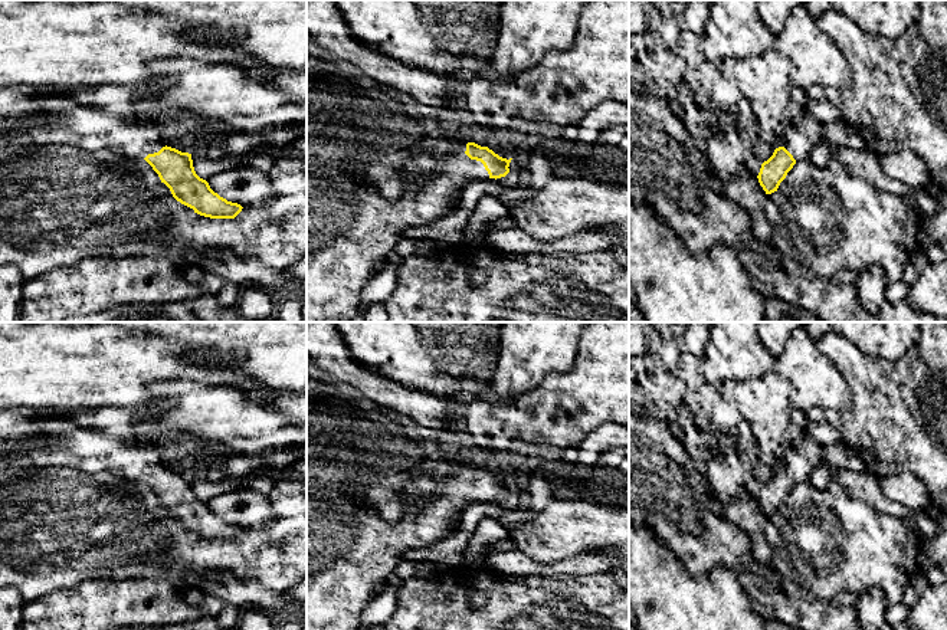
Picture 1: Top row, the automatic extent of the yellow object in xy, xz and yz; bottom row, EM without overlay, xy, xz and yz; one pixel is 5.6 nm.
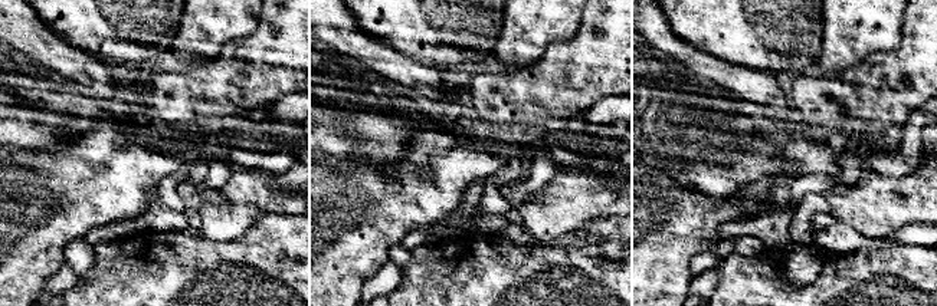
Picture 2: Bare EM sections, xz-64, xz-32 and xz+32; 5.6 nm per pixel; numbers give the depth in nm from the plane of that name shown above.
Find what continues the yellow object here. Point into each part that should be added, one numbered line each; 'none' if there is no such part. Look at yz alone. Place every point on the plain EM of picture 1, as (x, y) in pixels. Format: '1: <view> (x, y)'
1: yz (799, 460)

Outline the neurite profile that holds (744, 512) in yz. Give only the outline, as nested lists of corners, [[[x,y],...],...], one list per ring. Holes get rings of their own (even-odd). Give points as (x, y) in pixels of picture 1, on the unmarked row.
[[[748,495],[734,498],[718,503],[718,511],[725,521],[747,534],[753,557],[771,567],[771,548],[766,538],[770,521],[760,508],[757,498]]]

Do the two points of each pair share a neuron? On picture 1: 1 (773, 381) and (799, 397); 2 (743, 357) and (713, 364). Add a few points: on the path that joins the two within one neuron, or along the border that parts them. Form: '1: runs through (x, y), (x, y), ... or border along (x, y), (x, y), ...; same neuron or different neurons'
1: border along (773, 370), (787, 381), (792, 406); different neurons
2: runs through (736, 357), (720, 363); same neuron

